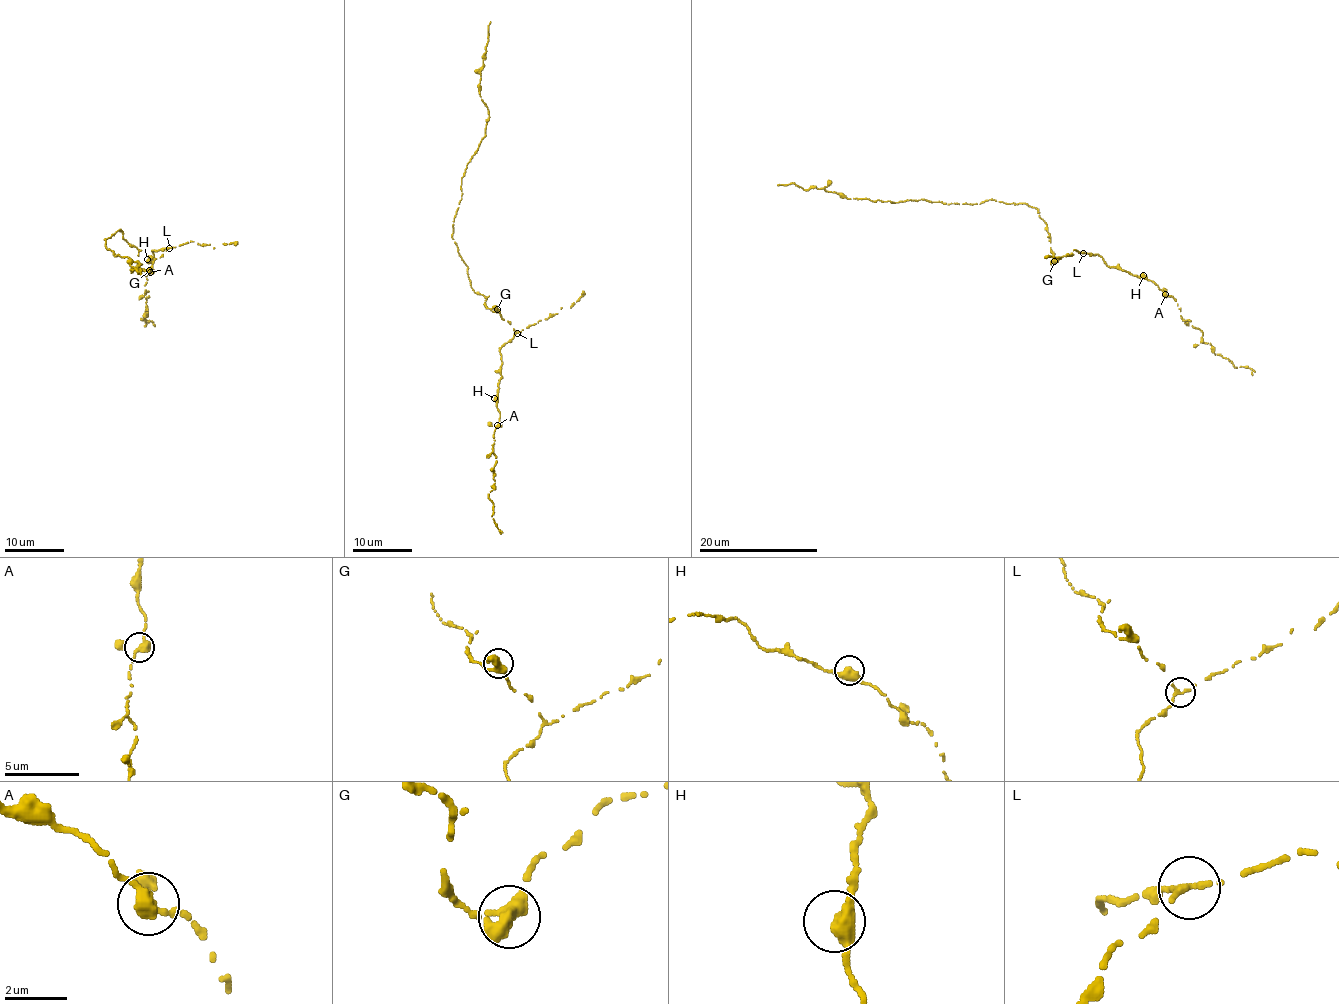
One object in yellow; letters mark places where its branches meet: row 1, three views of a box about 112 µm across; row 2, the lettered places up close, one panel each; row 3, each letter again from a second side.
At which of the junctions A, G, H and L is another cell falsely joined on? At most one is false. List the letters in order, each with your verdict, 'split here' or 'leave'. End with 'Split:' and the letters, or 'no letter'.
A: leave
G: leave
H: leave
L: leave
Split: no letter

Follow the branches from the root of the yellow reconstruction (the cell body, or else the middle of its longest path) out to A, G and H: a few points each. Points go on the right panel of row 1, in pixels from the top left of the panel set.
A: (1048, 232), (1051, 252), (1056, 261), (1082, 252), (1097, 254), (1110, 267), (1152, 280), (1165, 294)
G: (1048, 232), (1054, 261)
H: (1048, 232), (1051, 252), (1056, 261), (1068, 255), (1091, 253), (1100, 255), (1110, 267), (1143, 275)

